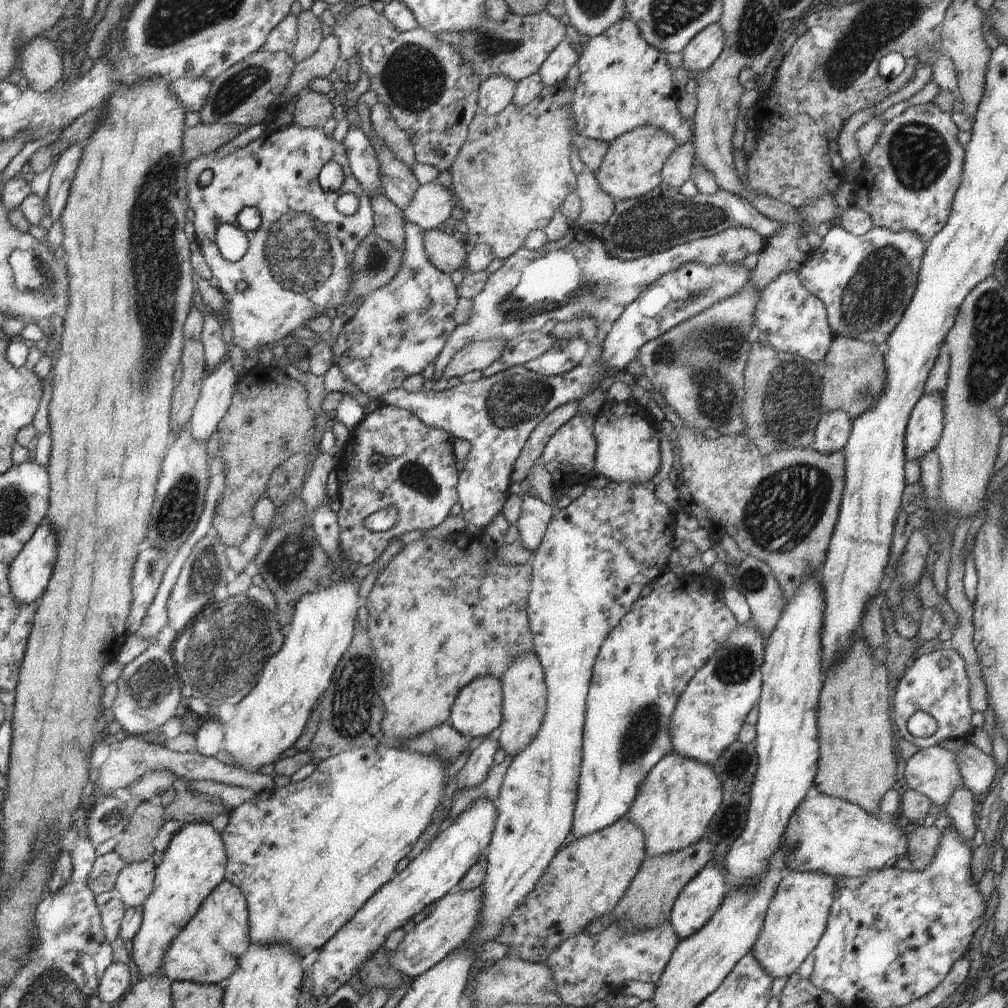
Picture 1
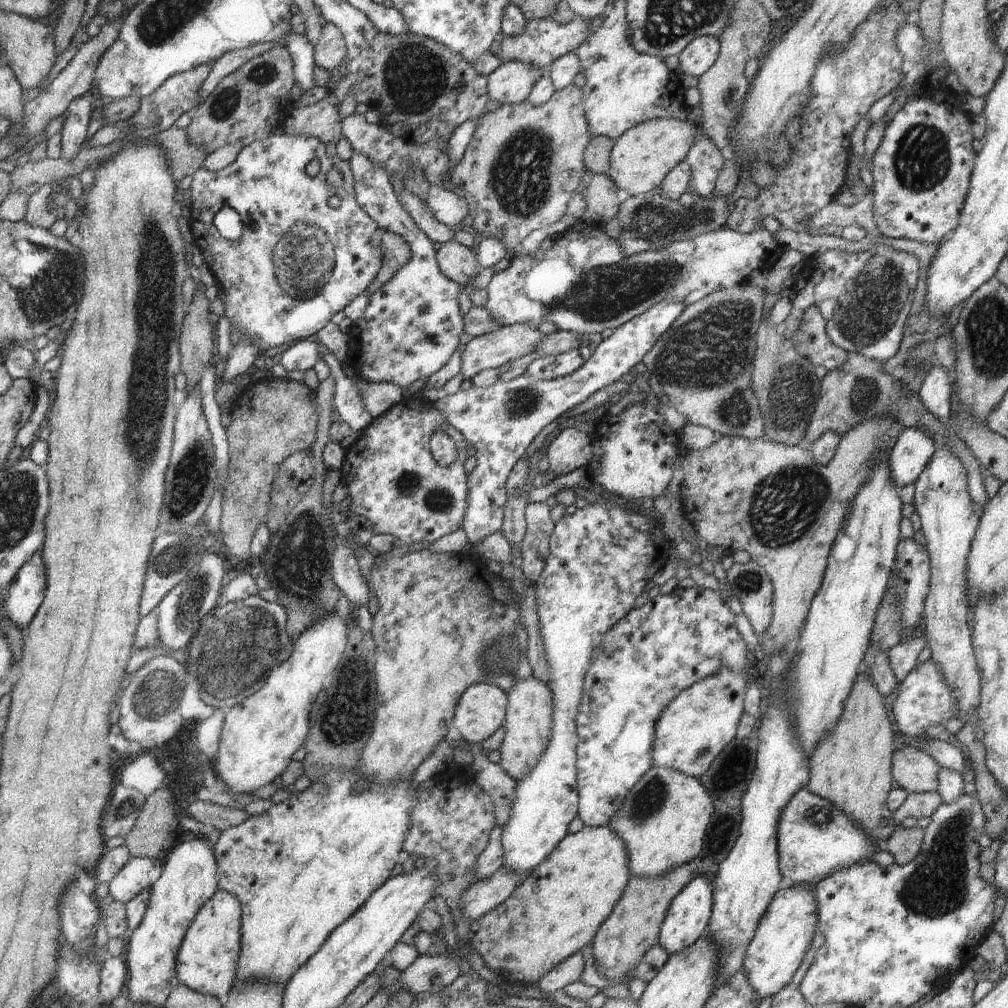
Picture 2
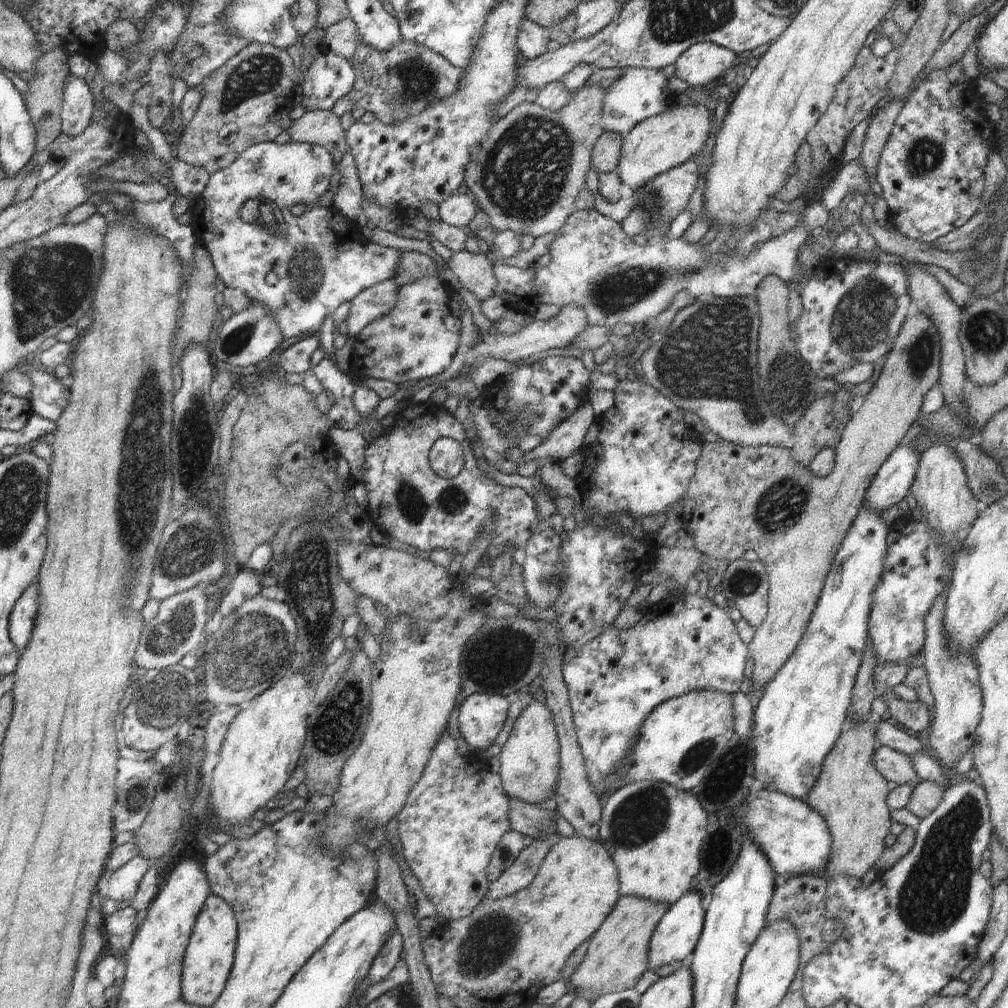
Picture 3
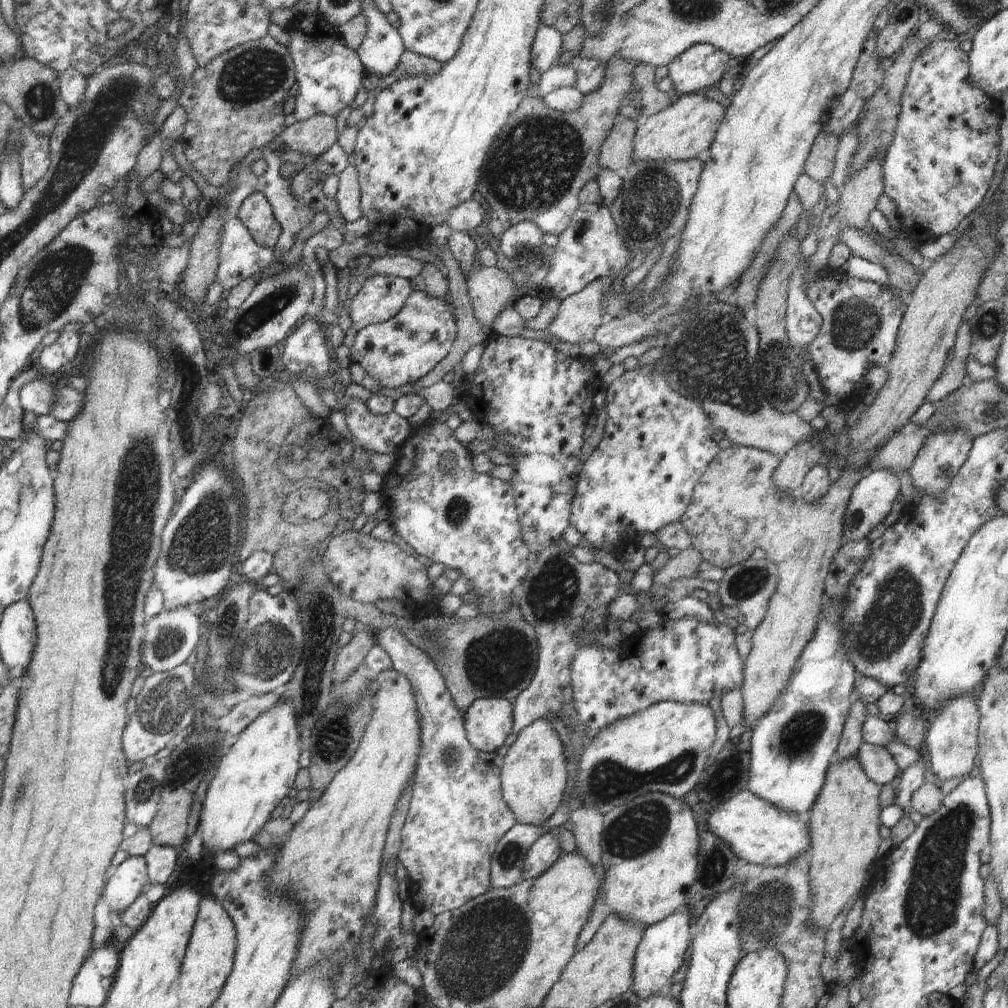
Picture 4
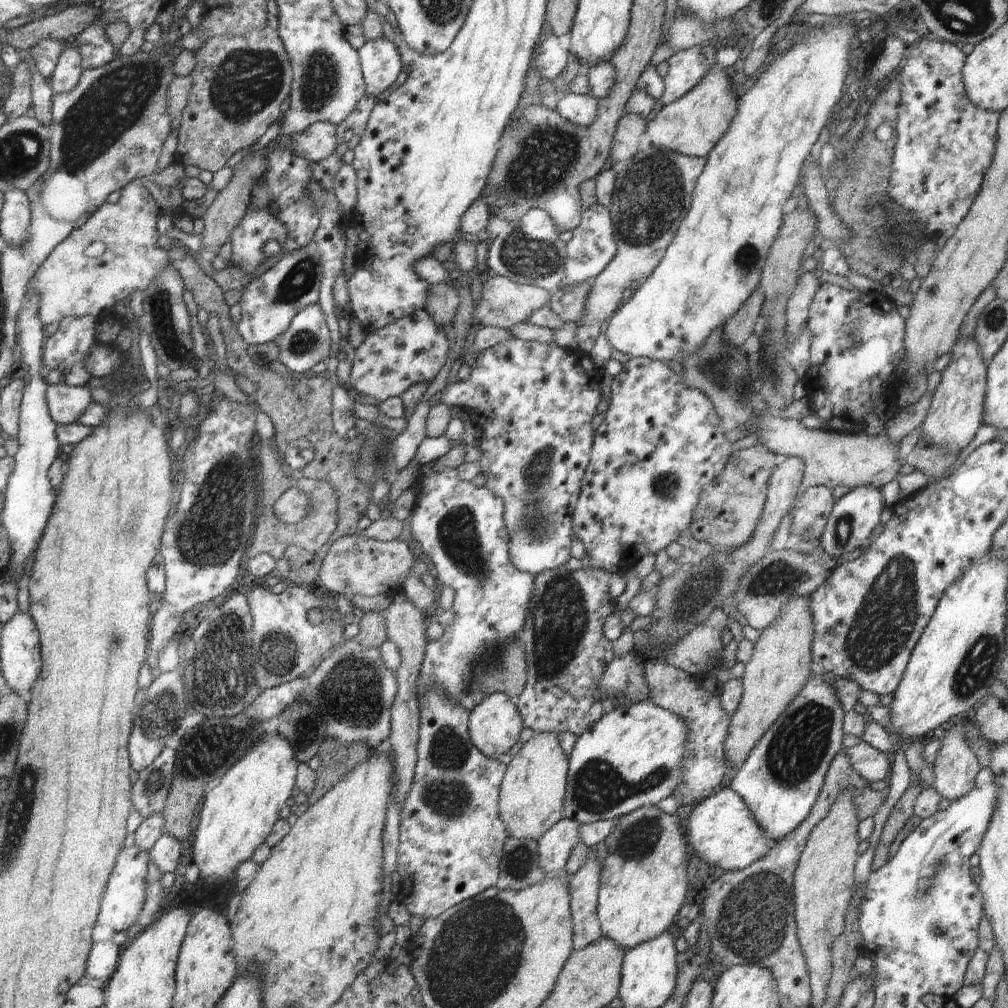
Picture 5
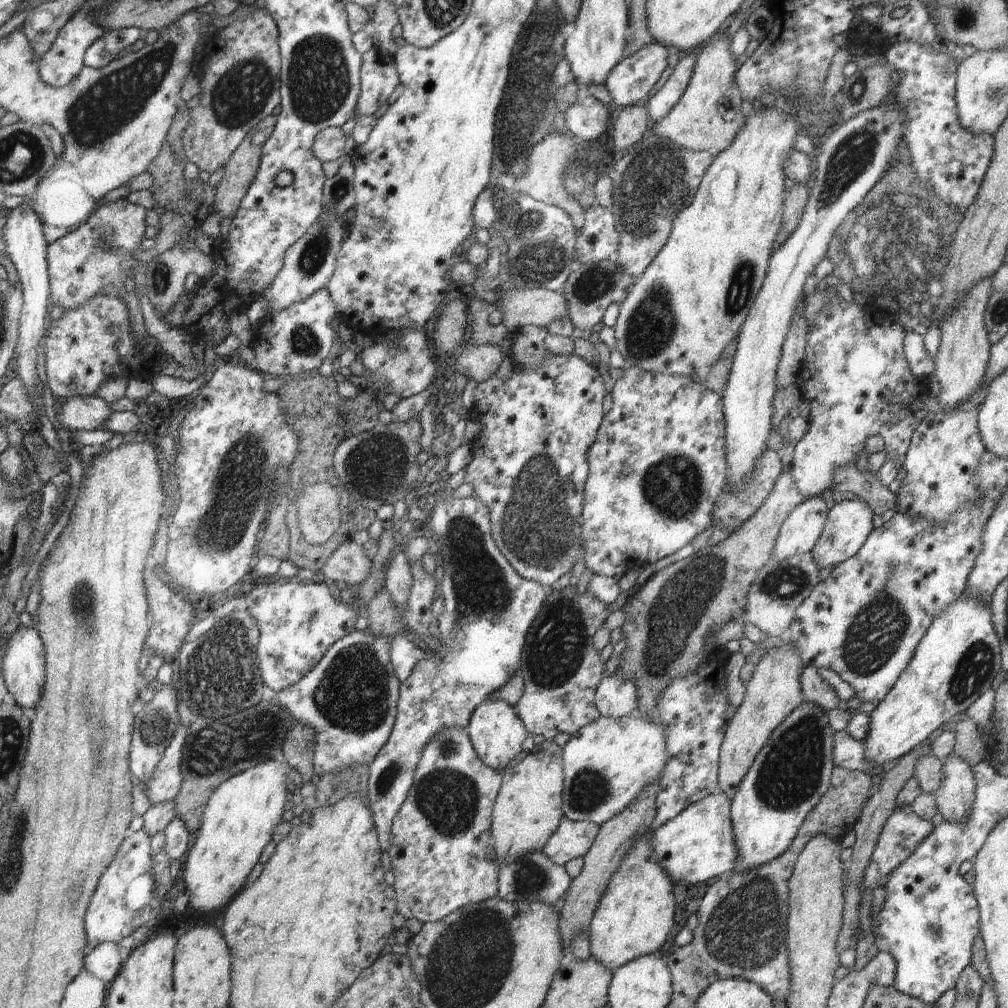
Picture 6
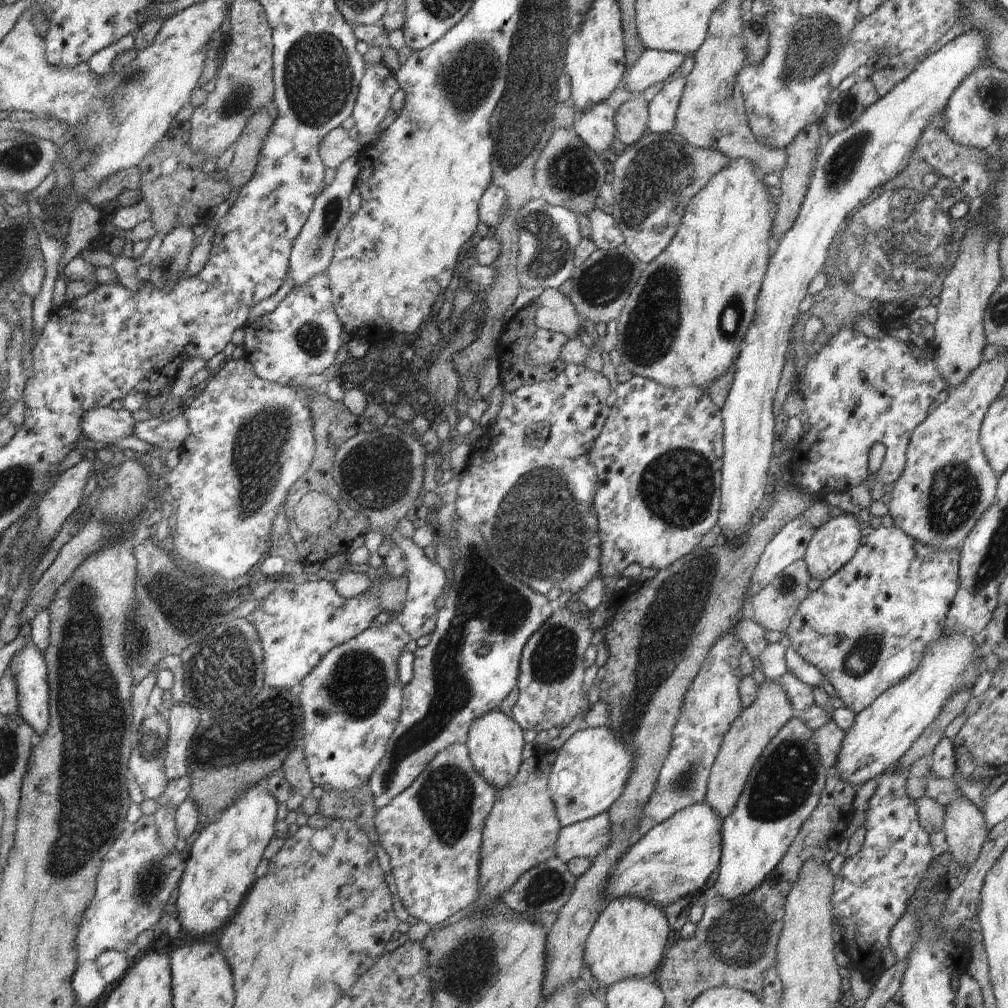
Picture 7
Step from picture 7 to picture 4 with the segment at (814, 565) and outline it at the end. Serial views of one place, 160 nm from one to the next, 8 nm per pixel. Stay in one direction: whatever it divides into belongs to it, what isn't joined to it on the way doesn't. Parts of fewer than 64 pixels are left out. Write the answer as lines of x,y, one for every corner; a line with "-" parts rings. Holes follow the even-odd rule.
878,469
877,471
867,472
855,484
852,489
848,504
845,505
845,515
841,537
843,545
852,541
859,541
868,538
868,534
884,522
887,514
892,508
892,504
898,500
900,493
900,482
896,473
888,469

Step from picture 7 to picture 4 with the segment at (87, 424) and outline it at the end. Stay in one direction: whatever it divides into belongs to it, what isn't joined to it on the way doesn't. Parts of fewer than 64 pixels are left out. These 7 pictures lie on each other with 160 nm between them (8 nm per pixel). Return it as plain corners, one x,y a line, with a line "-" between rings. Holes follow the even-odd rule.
28,377
28,382
20,389
19,397
24,411
33,412
37,416
50,415
57,397
55,381
51,377

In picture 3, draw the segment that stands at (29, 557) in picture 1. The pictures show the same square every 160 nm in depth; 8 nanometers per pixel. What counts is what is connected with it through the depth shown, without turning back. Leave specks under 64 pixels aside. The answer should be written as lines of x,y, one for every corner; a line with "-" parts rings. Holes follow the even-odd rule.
34,582
22,593
9,616
9,637
19,656
30,642
36,610
38,610
38,587
37,582

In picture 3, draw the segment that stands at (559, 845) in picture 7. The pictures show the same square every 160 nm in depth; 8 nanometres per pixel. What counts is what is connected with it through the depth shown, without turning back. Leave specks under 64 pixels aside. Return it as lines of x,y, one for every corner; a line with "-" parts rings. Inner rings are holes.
533,839
518,855
515,863
506,869
498,880
489,884
486,898
499,899
526,888
534,880
550,849
549,843

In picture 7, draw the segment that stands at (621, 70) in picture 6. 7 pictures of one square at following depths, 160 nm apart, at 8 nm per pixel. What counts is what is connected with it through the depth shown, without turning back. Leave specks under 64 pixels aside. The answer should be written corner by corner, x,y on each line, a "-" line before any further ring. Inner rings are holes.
644,49
634,66
626,66
622,83
636,96
641,96
649,86
674,76
685,58
680,53

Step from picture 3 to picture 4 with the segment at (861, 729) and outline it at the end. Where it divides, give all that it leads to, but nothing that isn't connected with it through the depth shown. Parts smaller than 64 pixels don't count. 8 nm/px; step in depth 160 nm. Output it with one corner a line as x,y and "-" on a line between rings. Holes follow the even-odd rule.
856,757
832,764
824,786
807,813
810,853
808,880
812,897
809,924
827,929
844,906
863,890
867,866
876,857
878,845
879,796
882,786
870,780

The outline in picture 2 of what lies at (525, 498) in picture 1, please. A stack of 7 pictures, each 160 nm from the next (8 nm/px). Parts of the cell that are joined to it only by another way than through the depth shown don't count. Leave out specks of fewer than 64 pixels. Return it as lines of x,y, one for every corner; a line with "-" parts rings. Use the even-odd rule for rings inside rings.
527,503
525,506
526,532
519,544
519,567
524,577
536,584
548,560
549,540
554,528
547,503

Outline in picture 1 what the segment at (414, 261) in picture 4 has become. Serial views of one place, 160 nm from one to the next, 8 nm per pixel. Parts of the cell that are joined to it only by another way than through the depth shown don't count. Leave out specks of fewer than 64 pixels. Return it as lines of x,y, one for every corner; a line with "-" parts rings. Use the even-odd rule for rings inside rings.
292,123
284,130
264,134
245,147
236,148
229,155
219,156
219,151
202,154
187,164
187,170
188,207
196,217
193,222
196,244
225,297
223,316
229,318
232,325
233,345
246,351
266,350
292,335
296,328
306,327
312,318
325,315
328,308
337,309
339,304
345,304
350,290
350,260
358,244
373,232
374,218
370,197
354,178
342,143
326,136
320,128
302,128
-
330,160
334,160
344,174
344,184
336,192
326,192
319,184
319,174
-
208,169
212,170
212,182
209,186
200,186
199,176
-
347,192
360,200
358,211
353,216
344,216
336,207
338,197
-
246,207
258,208
262,224
252,232
245,232
248,251
242,260
228,262
216,247
217,228
223,223
239,226
237,215

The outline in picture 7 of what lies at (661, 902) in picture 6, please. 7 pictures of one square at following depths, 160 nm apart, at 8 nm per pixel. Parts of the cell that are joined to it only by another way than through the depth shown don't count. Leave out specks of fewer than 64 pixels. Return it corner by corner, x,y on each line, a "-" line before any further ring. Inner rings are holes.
632,896
612,899
606,906
603,906
600,916
596,919
586,939
583,954
584,966
590,968
593,978
606,988
610,988
613,984
624,979
652,977
662,959
666,958
664,948
666,948
668,932
670,932
670,926
663,906

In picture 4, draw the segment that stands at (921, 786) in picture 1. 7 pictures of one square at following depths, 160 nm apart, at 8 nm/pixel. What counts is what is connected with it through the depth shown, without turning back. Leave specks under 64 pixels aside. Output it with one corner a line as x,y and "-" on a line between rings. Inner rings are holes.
863,741
857,752
857,761
866,776
881,786
892,782
898,776
899,766
886,747

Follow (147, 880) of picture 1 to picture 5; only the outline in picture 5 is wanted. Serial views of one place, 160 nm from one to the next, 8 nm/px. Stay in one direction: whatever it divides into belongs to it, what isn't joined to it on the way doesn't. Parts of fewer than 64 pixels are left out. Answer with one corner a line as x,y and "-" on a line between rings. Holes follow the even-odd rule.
138,845
122,847
115,860
113,871
108,879
101,903
97,924
112,926
115,932
126,932
137,922
146,898
147,864
149,851

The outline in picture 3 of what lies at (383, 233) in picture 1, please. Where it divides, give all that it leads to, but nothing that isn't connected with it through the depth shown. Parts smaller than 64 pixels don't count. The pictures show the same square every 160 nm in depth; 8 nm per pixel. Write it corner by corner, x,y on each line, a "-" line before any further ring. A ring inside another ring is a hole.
399,251
399,253
401,254
401,261
397,265
397,275
392,278
399,287
424,277
440,278
438,265
428,255
416,251

